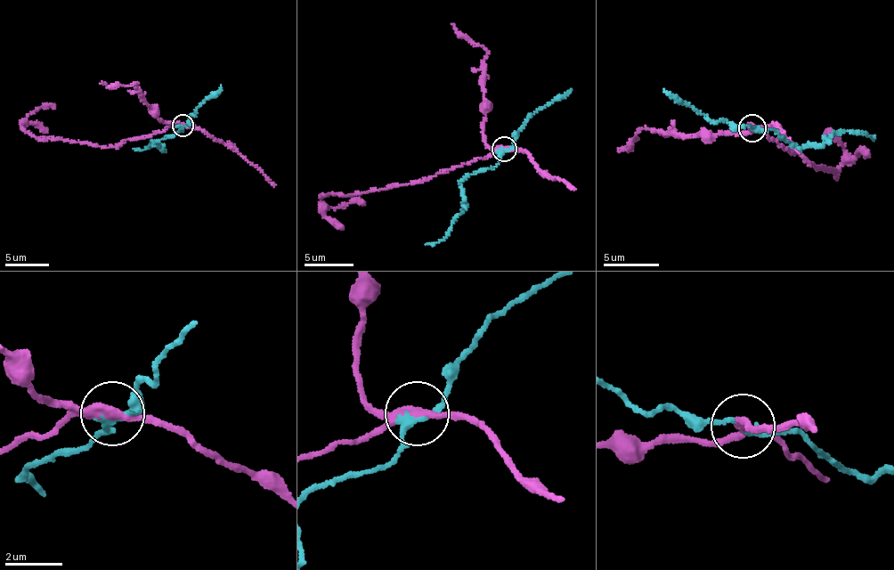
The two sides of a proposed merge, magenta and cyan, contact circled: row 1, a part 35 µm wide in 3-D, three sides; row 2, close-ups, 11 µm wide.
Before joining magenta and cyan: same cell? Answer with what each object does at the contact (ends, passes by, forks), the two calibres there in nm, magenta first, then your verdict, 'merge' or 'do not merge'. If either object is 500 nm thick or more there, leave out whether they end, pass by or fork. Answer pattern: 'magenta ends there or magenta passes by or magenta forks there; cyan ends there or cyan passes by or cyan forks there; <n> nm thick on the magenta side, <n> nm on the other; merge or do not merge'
magenta passes by; cyan passes by; 340 nm thick on the magenta side, 220 nm on the other; do not merge

